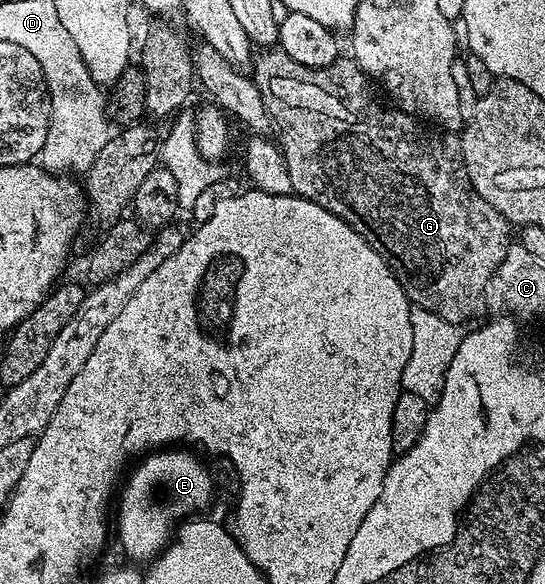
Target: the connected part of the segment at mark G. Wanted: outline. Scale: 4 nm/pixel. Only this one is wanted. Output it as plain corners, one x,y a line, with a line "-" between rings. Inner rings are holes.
265,48
252,59
251,77
258,89
261,90
272,129
274,131
277,129
275,138
287,160
287,173
291,175
293,194
299,198
306,198
308,202
324,206
326,210
333,213
335,218
343,219
355,233
363,236
363,240
367,240
367,244
371,244
371,248
375,248
375,252
379,252
379,256
383,256
383,260
399,280
403,292
414,307
431,312
443,320
469,324
469,321
480,310
483,310
487,284
493,273
497,271
497,266
503,264
503,260
507,256
511,245
511,239
509,239
511,223
498,210
491,208
491,204
487,204
487,200
483,200
483,196
479,196
479,192
475,192
475,188
471,184
471,176
467,176
460,137
453,132
442,132
440,129
430,128
424,121
414,118
413,115
405,113
400,108
388,110
369,91
370,79
349,56
338,57
337,61
329,65
326,70
312,70
306,66
295,64
295,60
291,60
291,56
284,54
280,48

